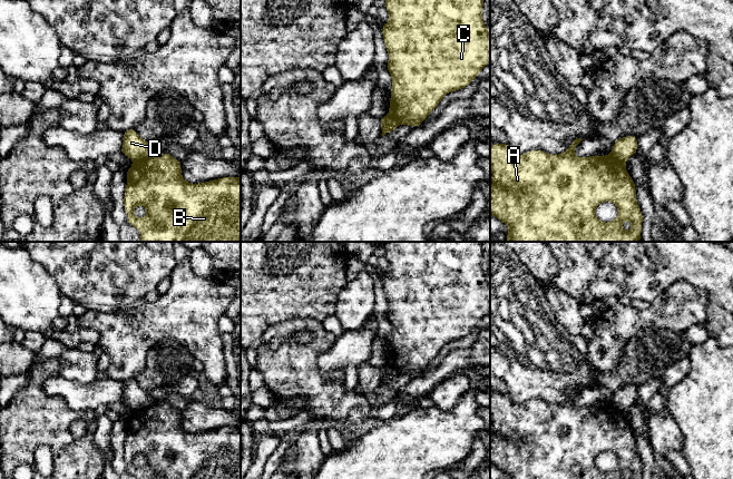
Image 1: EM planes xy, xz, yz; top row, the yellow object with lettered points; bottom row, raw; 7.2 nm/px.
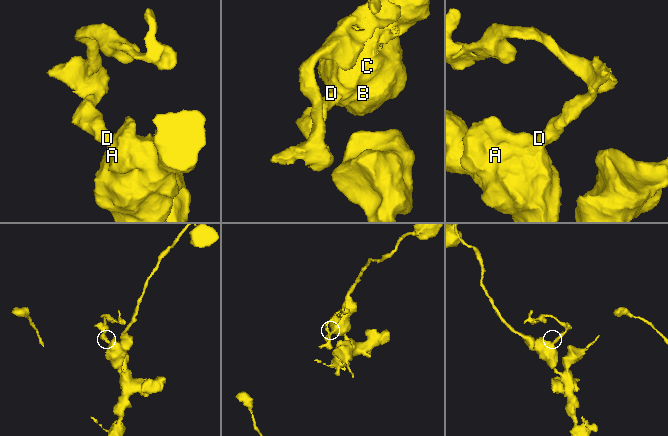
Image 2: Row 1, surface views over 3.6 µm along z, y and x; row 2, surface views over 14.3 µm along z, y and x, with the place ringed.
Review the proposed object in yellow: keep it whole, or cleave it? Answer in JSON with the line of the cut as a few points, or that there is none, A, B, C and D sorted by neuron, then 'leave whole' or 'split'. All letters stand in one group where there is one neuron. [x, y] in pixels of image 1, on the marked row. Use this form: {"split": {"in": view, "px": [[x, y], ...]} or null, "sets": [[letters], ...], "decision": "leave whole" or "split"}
{"split": {"in": "xy", "px": [[154, 152], [135, 162]]}, "sets": [["A", "B", "C"], ["D"]], "decision": "split"}

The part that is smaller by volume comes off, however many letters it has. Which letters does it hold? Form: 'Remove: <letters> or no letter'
Remove: D

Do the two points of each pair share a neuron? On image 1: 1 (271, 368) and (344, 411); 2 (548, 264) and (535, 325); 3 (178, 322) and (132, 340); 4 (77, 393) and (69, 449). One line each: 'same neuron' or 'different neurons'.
1: same neuron
2: different neurons
3: same neuron
4: different neurons

